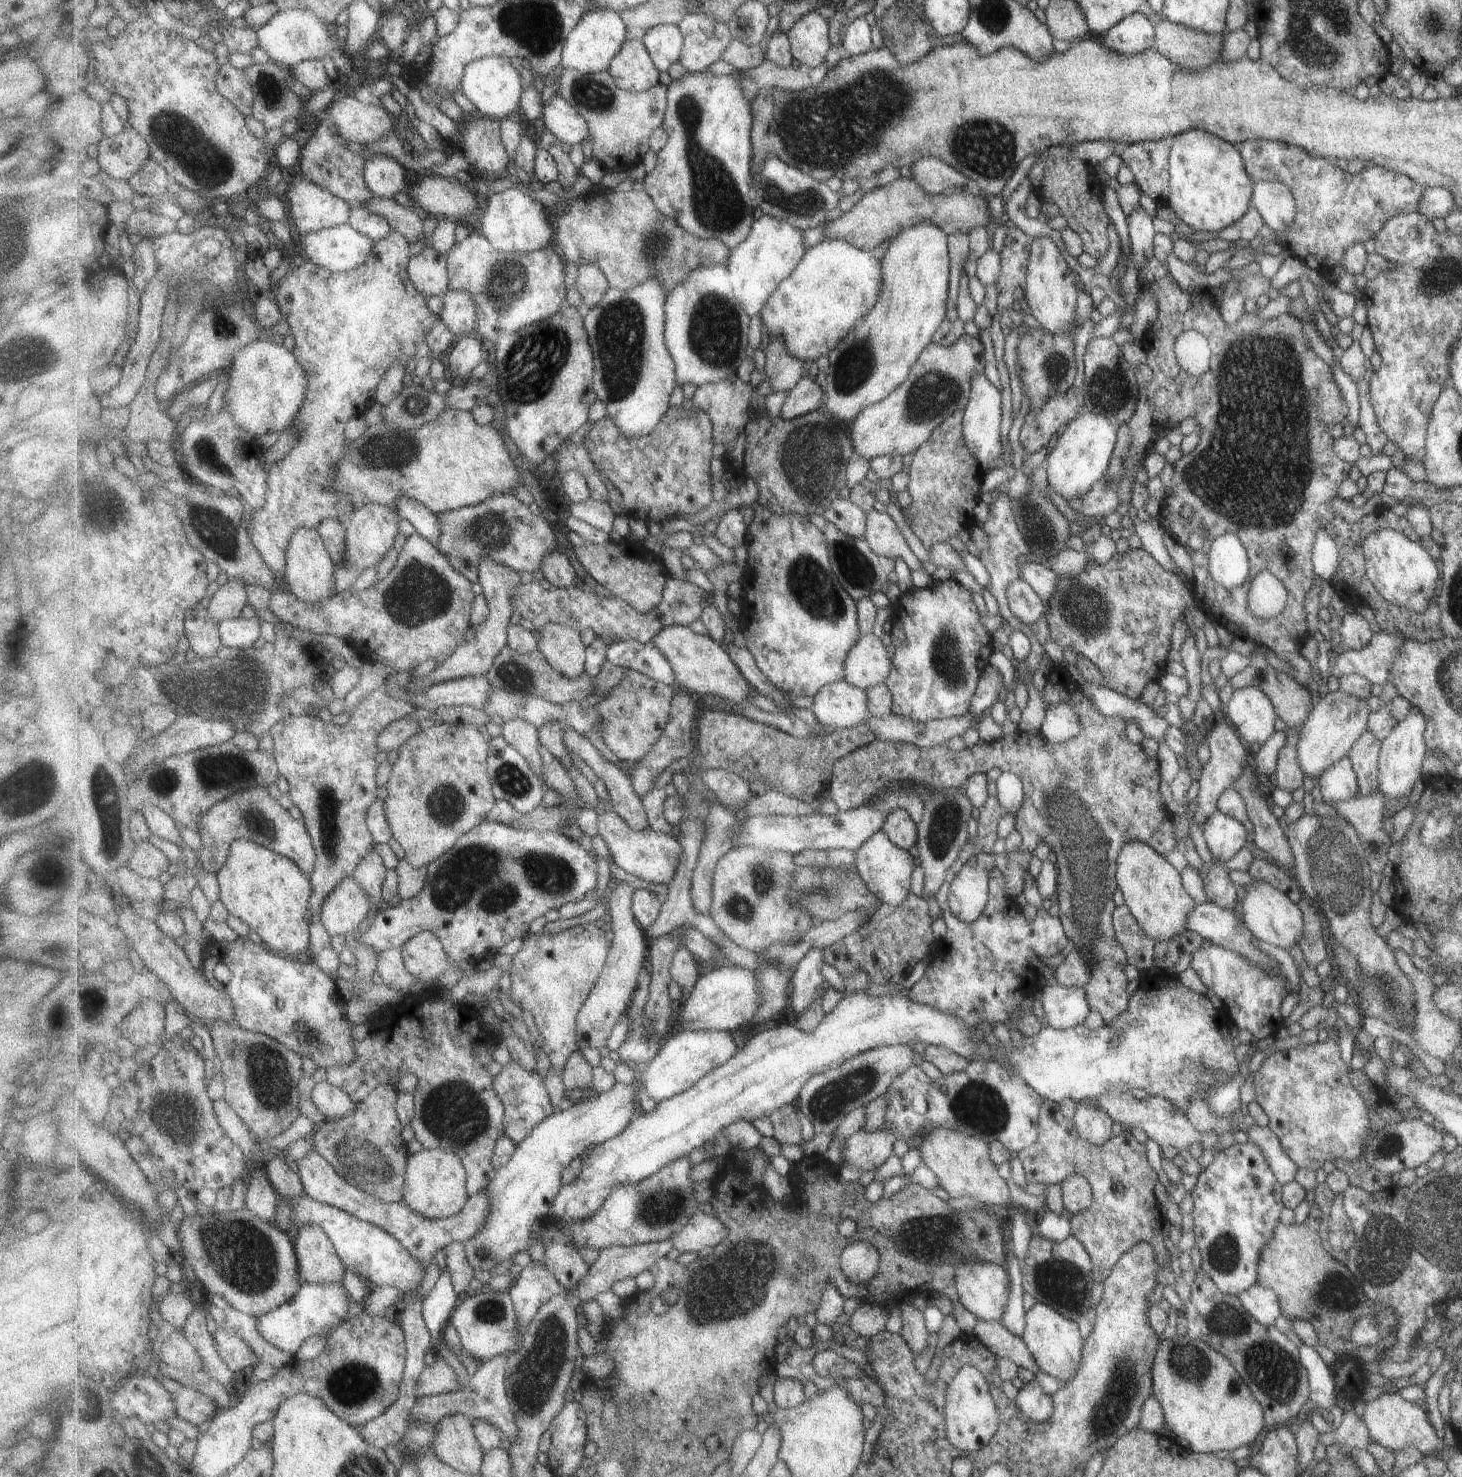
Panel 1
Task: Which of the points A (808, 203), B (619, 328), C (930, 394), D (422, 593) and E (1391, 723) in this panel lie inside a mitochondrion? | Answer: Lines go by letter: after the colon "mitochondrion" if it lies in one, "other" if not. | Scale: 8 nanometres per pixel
A: mitochondrion
B: mitochondrion
C: mitochondrion
D: mitochondrion
E: other

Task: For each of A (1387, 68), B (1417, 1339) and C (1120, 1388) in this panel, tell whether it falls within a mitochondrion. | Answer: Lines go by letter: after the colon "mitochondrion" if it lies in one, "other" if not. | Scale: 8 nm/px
A: other
B: other
C: mitochondrion

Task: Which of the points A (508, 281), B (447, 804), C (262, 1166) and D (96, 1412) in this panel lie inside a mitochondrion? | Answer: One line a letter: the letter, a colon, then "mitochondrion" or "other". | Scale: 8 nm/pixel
A: mitochondrion
B: mitochondrion
C: other
D: other

